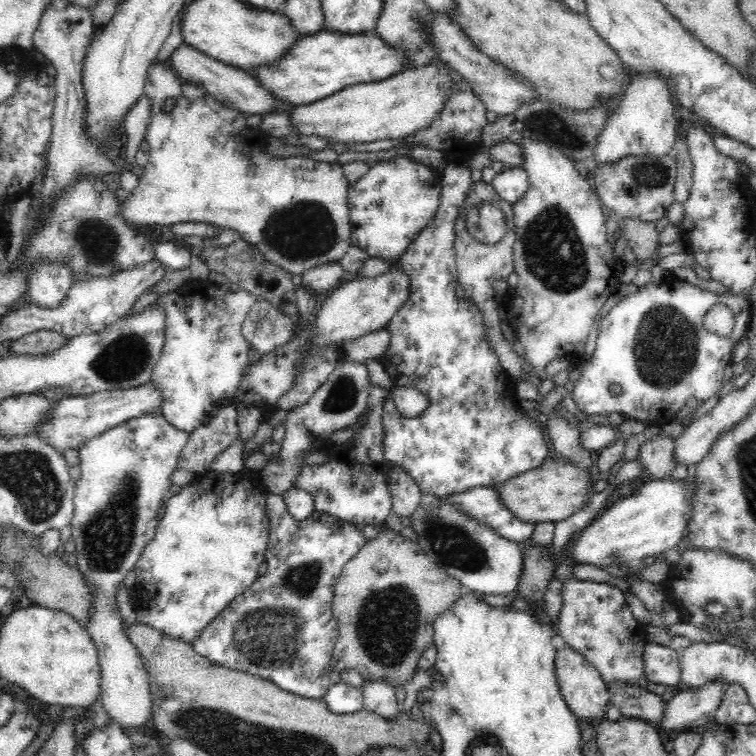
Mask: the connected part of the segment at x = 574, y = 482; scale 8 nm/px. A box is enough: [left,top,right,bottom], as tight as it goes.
[494,455,593,523]

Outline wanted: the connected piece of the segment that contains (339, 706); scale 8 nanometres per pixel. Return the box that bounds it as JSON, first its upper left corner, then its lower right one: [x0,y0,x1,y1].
[322,681,363,714]

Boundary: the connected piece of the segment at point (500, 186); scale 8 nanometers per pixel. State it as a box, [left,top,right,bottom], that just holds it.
[491,167,529,205]

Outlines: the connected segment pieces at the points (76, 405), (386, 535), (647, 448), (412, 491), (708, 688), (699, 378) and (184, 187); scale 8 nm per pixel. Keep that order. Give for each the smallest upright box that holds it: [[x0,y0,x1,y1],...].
[[36,380,162,455],[330,524,464,688],[639,434,676,480],[387,464,422,519],[659,683,726,734],[569,276,751,428],[117,60,352,275]]

